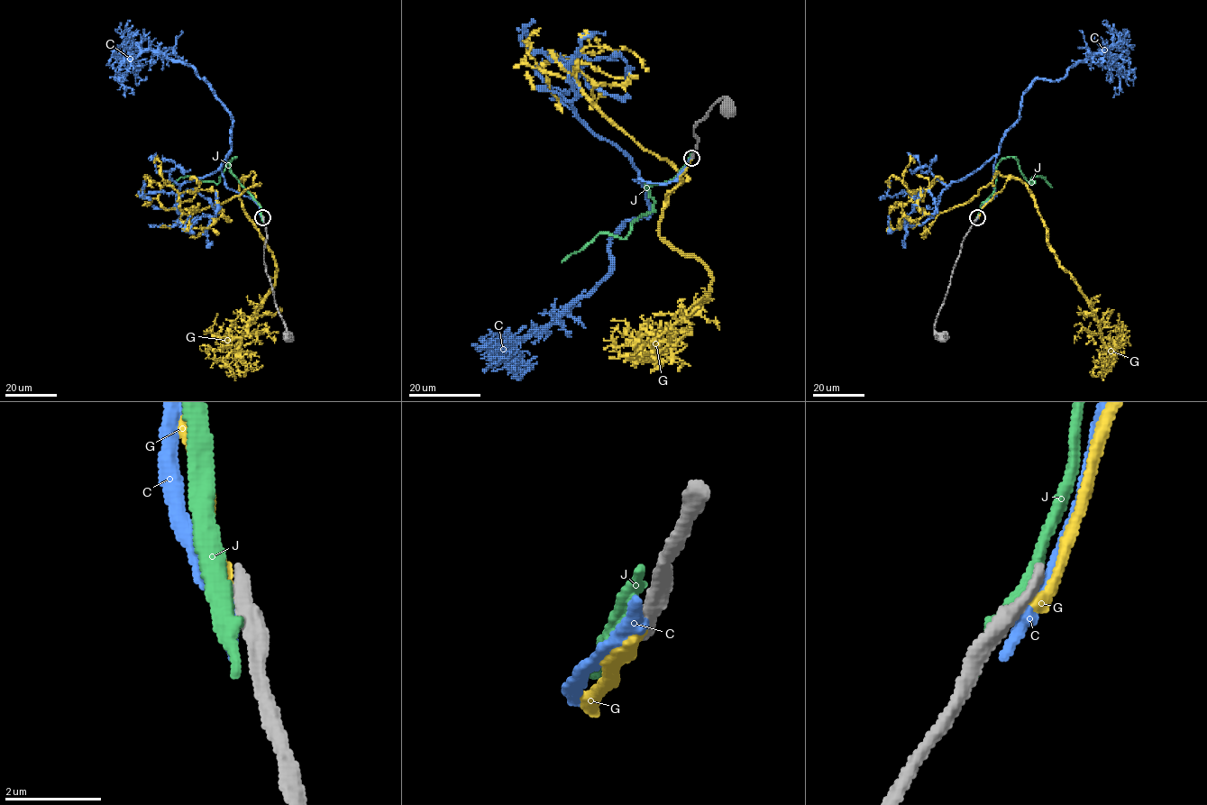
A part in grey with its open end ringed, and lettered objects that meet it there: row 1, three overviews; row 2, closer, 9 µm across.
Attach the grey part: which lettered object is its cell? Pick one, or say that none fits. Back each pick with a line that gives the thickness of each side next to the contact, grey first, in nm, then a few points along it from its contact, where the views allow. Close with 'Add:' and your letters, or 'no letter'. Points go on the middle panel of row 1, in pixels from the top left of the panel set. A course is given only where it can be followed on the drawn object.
Add: no letter

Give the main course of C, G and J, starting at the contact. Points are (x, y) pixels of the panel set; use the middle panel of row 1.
C: (692, 157), (666, 183), (635, 179), (647, 187), (649, 214), (610, 240), (611, 271), (489, 357), (504, 352)
G: (692, 157), (665, 194), (658, 234), (708, 270), (709, 296), (652, 343), (640, 340), (650, 319), (639, 317)
J: (691, 156), (673, 178), (645, 184), (653, 200), (653, 211), (637, 219), (624, 239), (599, 233), (562, 262)

